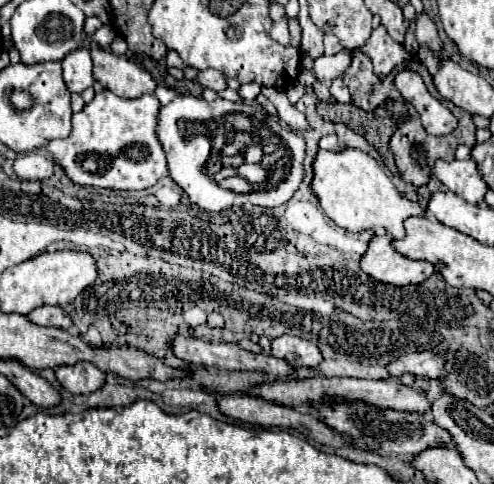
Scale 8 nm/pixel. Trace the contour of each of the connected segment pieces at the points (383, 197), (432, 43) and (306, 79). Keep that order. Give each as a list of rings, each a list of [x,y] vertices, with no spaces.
[[[344,149],[342,153],[318,151],[314,161],[312,191],[320,199],[324,213],[342,229],[360,233],[366,229],[384,229],[392,239],[404,239],[404,219],[412,215],[426,215],[426,209],[402,197],[390,177],[380,169],[376,159],[360,149]]]
[[[422,13],[416,19],[416,39],[420,45],[426,45],[438,53],[442,51],[442,43],[440,43],[440,37],[436,33],[436,25],[430,21],[430,17],[426,13]]]
[[[304,57],[300,59],[300,73],[298,73],[297,82],[304,87],[314,85],[316,75],[314,75],[314,59],[312,57]]]

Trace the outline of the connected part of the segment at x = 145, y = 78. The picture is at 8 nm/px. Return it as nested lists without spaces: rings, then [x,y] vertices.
[[[92,49],[90,53],[94,61],[94,79],[100,81],[104,89],[124,99],[138,99],[140,95],[154,93],[156,81],[146,69],[108,49]]]

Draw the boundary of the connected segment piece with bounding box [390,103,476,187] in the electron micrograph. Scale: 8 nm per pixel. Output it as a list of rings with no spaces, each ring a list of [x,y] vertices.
[[[450,103],[450,111],[456,115],[458,119],[458,127],[450,133],[450,135],[444,135],[444,137],[434,137],[434,135],[428,135],[424,133],[424,127],[420,123],[420,117],[416,111],[412,111],[410,119],[404,121],[392,135],[390,139],[390,149],[396,157],[396,167],[400,171],[400,177],[406,181],[406,183],[412,183],[416,187],[420,185],[426,185],[428,179],[430,179],[430,171],[432,171],[432,165],[436,159],[444,159],[444,161],[452,161],[454,159],[454,151],[458,145],[468,145],[468,147],[474,147],[476,145],[476,137],[474,137],[474,123],[472,123],[472,117],[468,115],[468,111],[456,107]]]

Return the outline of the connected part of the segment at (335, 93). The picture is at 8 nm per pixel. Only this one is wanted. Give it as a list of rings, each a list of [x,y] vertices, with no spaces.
[[[334,79],[332,85],[330,85],[330,93],[336,101],[340,103],[350,103],[350,93],[348,93],[348,87],[342,83],[342,79]]]

